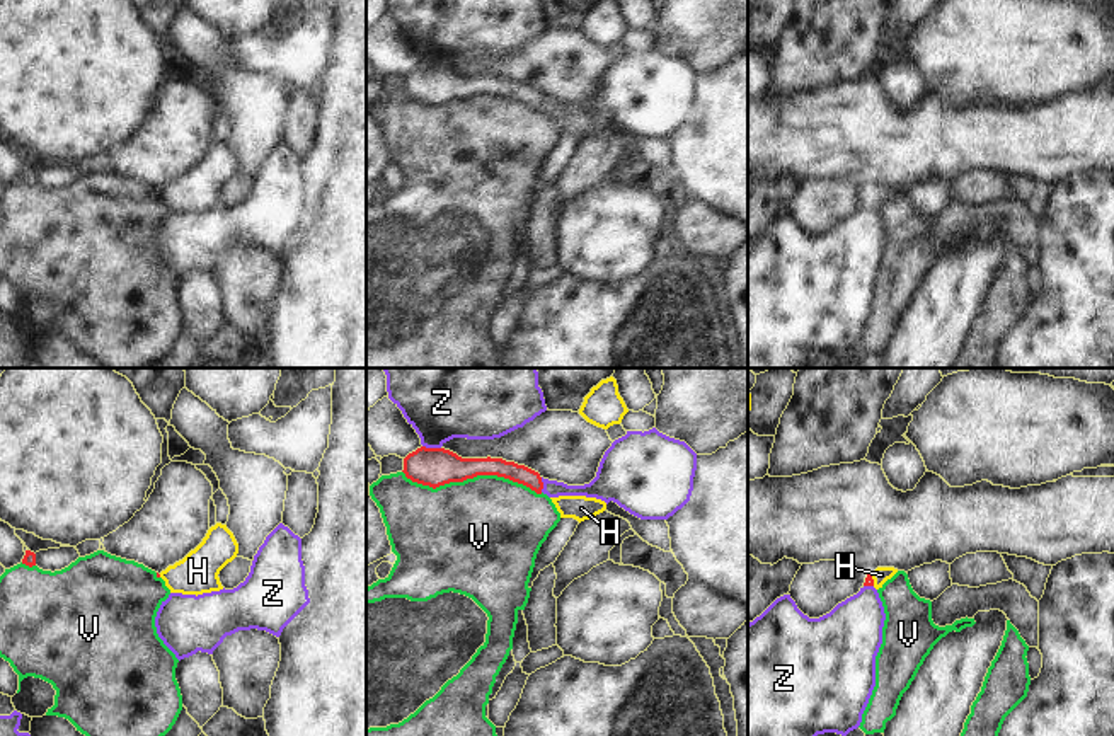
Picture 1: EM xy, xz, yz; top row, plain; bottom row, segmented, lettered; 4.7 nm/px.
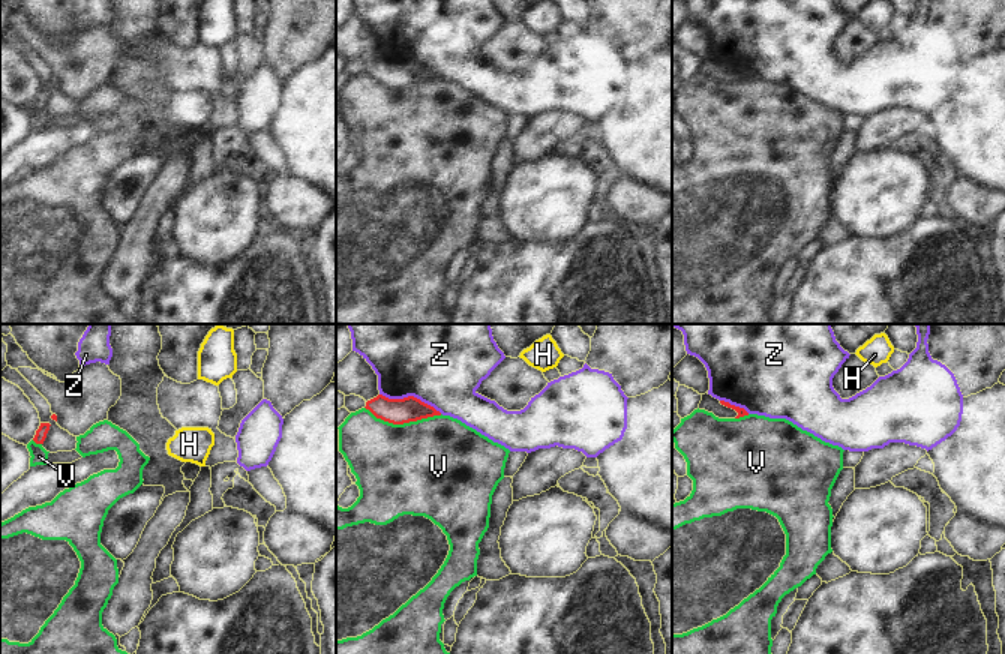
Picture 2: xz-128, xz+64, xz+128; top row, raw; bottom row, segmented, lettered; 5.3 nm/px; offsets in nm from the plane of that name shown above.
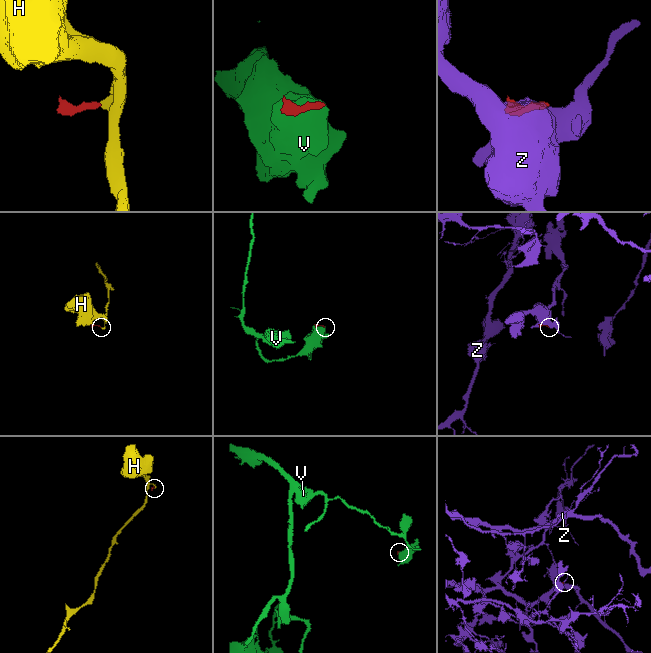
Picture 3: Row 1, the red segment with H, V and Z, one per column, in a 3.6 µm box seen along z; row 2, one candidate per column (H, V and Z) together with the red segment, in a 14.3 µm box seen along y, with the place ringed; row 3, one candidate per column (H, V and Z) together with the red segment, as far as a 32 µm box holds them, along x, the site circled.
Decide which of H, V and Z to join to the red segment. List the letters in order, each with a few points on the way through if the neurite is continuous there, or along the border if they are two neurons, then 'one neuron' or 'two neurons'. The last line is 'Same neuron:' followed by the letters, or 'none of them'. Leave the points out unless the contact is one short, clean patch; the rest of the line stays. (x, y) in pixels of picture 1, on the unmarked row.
H: runs through yz (869, 200), (872, 198), (881, 193); one neuron
V: two neurons
Z: two neurons
Same neuron: H

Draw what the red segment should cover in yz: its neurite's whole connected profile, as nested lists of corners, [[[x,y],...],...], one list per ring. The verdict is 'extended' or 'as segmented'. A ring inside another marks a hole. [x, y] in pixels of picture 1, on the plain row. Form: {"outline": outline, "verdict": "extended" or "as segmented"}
{"outline": [[[877,186],[872,193],[867,193],[864,204],[874,204],[876,208],[879,208],[896,191],[898,187],[894,186]]], "verdict": "extended"}

